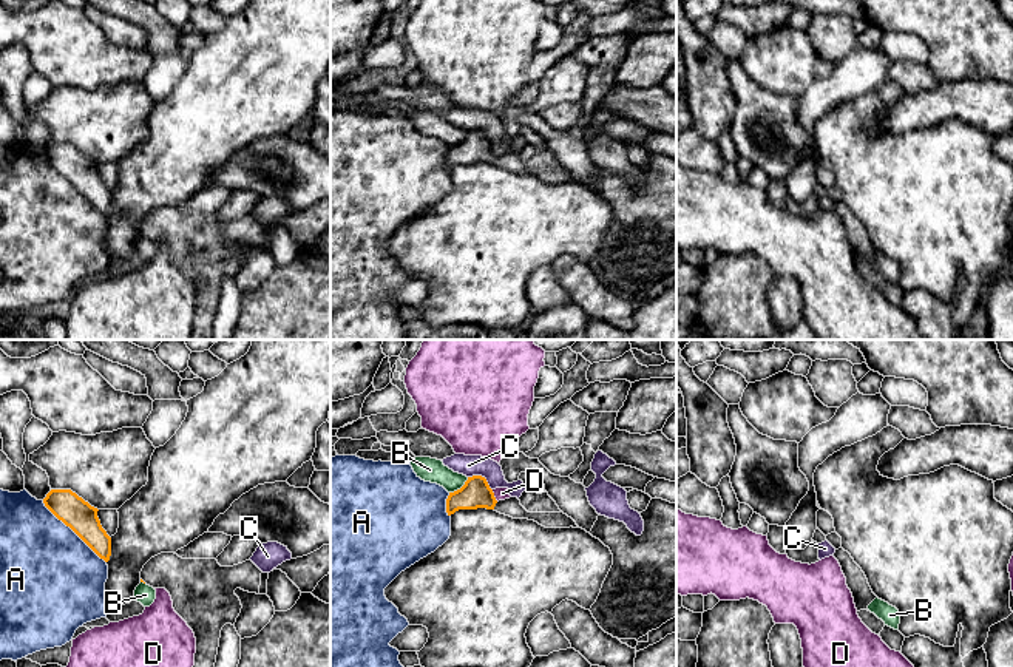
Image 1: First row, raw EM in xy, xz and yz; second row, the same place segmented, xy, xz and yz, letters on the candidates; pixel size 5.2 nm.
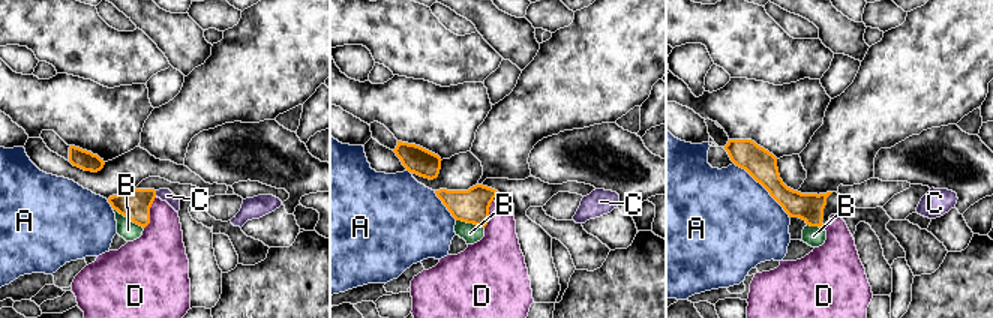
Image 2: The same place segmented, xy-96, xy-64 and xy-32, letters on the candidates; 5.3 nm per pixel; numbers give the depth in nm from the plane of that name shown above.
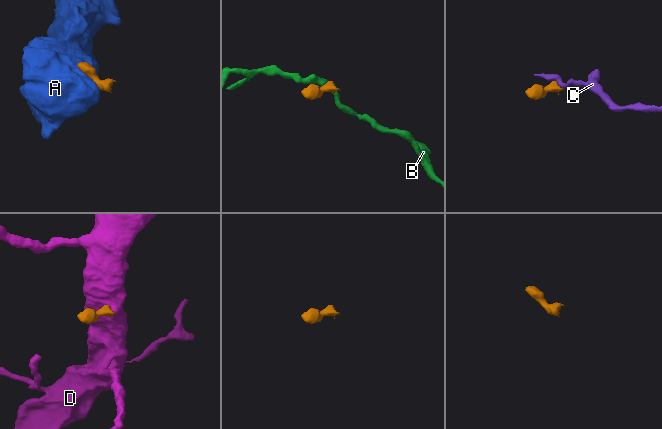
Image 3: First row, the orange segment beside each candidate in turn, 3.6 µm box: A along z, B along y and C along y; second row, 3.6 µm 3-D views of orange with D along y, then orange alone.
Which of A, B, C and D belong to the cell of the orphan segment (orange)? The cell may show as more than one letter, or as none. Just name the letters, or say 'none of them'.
none of them

